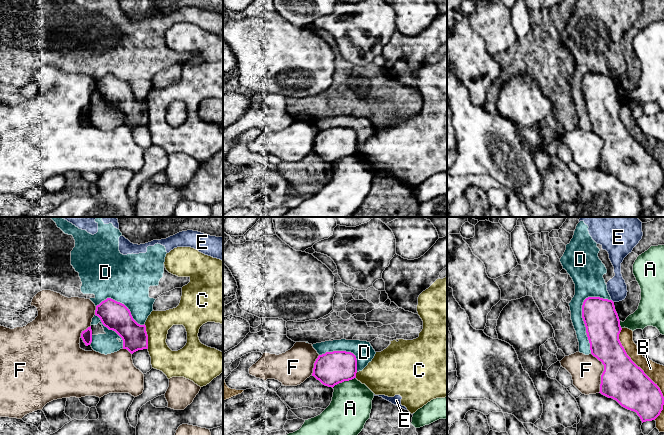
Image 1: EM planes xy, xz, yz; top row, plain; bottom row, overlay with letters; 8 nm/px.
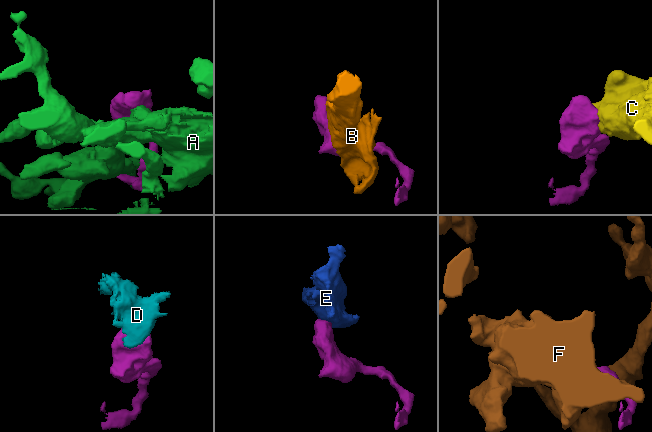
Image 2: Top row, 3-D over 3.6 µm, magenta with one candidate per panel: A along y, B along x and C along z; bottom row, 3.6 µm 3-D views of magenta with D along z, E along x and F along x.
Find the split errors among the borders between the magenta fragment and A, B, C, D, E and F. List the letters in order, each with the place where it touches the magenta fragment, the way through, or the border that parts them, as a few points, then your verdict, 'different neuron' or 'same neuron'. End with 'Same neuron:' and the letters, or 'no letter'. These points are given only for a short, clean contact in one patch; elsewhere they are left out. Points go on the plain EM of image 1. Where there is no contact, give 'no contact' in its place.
A: meets magenta in xz at (343, 157); different neuron
B: meets magenta in yz at (634, 139); different neuron
C: meets magenta in xy at (147, 112); different neuron
D: meets magenta in yz at (583, 79); different neuron
E: meets magenta in yz at (612, 77); border along yz (611, 75), (613, 78); different neuron
F: meets magenta in yz at (603, 148); different neuron
Same neuron: no letter

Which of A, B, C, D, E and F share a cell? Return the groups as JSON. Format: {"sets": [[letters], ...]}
{"sets": [["A"], ["B"], ["C"], ["D", "E"], ["F"]]}

